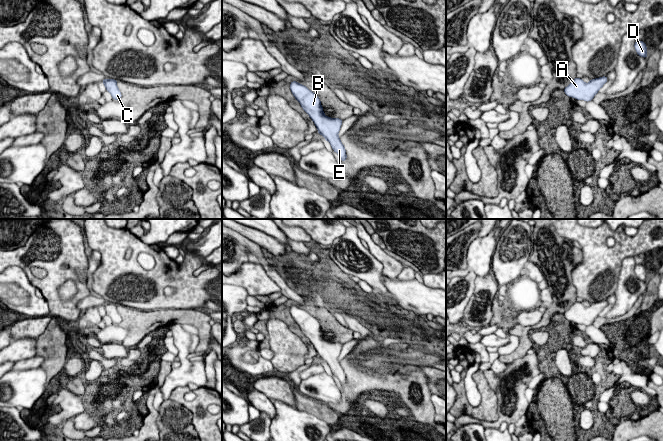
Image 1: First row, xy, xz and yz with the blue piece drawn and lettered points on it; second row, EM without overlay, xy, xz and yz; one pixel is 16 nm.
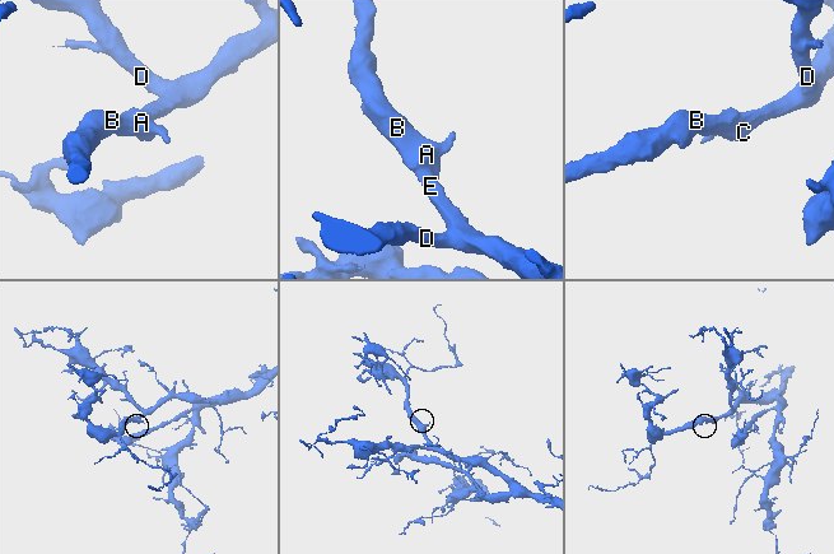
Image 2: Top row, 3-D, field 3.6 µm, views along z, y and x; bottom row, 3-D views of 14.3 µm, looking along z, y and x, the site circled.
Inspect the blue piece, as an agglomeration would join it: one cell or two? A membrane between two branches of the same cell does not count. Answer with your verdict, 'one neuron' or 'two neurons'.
one neuron

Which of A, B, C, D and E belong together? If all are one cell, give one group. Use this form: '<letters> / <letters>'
A B C D E

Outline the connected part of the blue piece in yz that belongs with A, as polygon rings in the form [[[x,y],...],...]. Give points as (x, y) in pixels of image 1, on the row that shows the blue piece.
[[[607,76],[591,79],[589,83],[585,83],[581,78],[576,77],[563,90],[568,97],[589,102],[606,82],[608,82]]]

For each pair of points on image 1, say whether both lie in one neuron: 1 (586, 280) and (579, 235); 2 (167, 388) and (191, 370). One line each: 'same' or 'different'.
1: same
2: same

